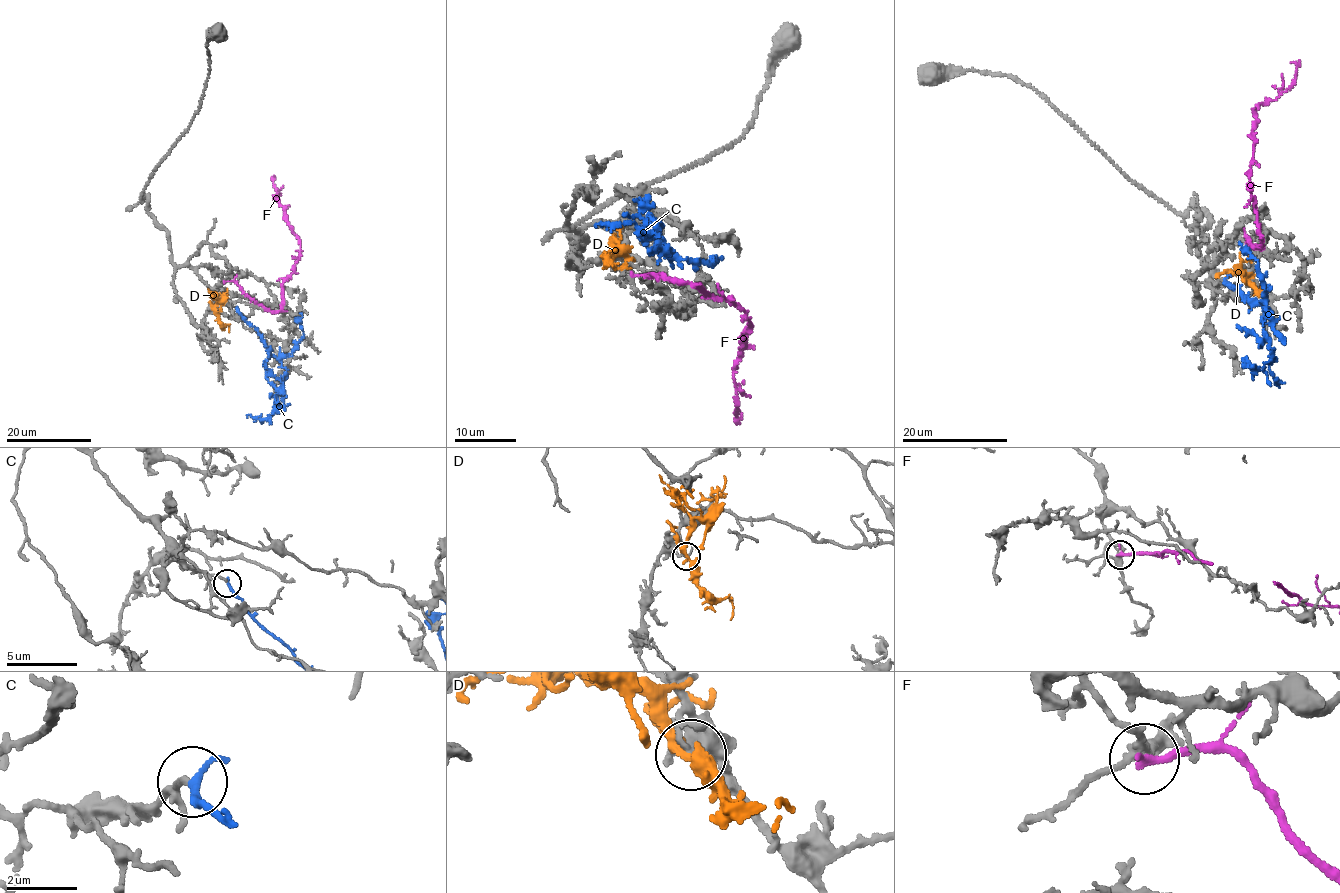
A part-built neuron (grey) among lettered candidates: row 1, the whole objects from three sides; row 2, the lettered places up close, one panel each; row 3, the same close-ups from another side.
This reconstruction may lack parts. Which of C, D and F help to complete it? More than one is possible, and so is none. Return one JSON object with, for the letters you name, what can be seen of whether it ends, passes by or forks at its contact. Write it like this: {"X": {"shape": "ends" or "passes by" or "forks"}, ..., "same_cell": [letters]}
{"C": {"shape": "passes by"}, "same_cell": ["C"]}

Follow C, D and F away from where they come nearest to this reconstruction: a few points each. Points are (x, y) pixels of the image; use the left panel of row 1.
C: (237, 308), (268, 349), (266, 379), (276, 388), (274, 404), (279, 409), (276, 411), (274, 396), (270, 398)
D: (214, 313), (216, 302), (213, 296), (214, 292), (217, 295)
F: (225, 282), (234, 281), (272, 311), (282, 307), (284, 281), (293, 273), (301, 246), (274, 200), (274, 175)

